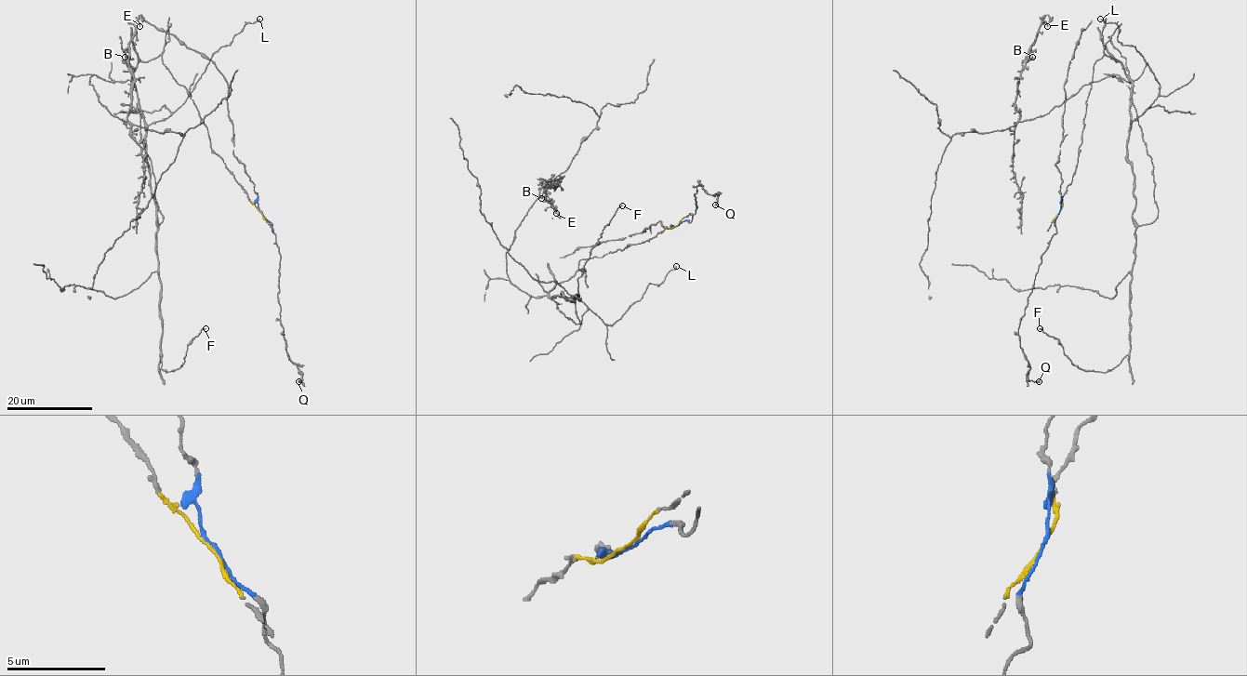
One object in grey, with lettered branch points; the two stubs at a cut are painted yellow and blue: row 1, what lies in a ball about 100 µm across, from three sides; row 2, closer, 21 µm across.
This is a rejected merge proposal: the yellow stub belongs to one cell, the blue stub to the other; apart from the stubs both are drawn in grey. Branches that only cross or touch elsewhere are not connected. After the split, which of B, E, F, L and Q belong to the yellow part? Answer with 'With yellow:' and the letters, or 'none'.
With yellow: B, E, F, L

